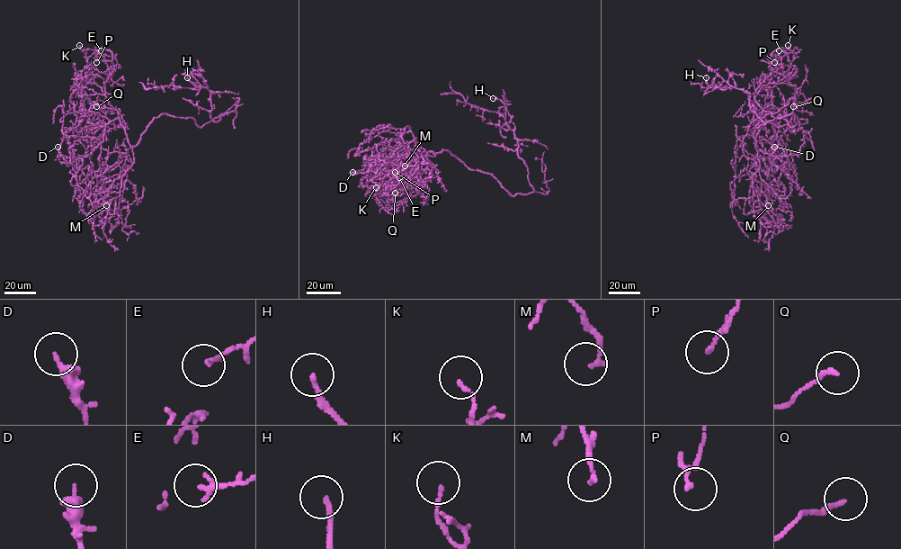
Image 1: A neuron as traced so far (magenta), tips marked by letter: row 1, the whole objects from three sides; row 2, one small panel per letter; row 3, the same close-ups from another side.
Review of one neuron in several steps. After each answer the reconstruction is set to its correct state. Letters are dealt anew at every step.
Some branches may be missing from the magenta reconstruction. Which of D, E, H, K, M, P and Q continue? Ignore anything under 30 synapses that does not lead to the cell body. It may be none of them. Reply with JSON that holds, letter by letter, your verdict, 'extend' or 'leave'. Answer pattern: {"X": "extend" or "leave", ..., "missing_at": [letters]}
{"D": "leave", "E": "leave", "H": "leave", "K": "leave", "M": "leave", "P": "leave", "Q": "leave", "missing_at": []}

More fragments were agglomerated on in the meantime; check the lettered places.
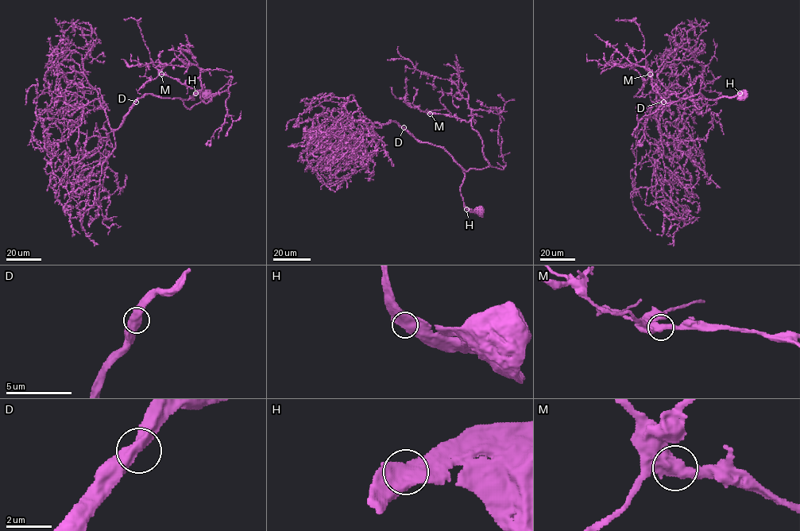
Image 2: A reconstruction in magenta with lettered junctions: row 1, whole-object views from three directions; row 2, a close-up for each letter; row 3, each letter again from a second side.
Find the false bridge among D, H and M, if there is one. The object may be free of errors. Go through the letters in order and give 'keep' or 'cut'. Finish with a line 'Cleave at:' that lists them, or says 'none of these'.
D: keep
H: keep
M: keep
Cleave at: none of these

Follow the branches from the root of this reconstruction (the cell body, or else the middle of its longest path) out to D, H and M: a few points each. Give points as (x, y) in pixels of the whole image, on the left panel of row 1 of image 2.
D: (207, 96), (205, 98), (195, 94), (190, 97), (194, 100), (144, 94), (136, 102)
H: (207, 96), (205, 98), (195, 93)
M: (207, 96), (184, 99), (187, 108), (217, 93), (206, 102), (197, 91), (161, 74)

